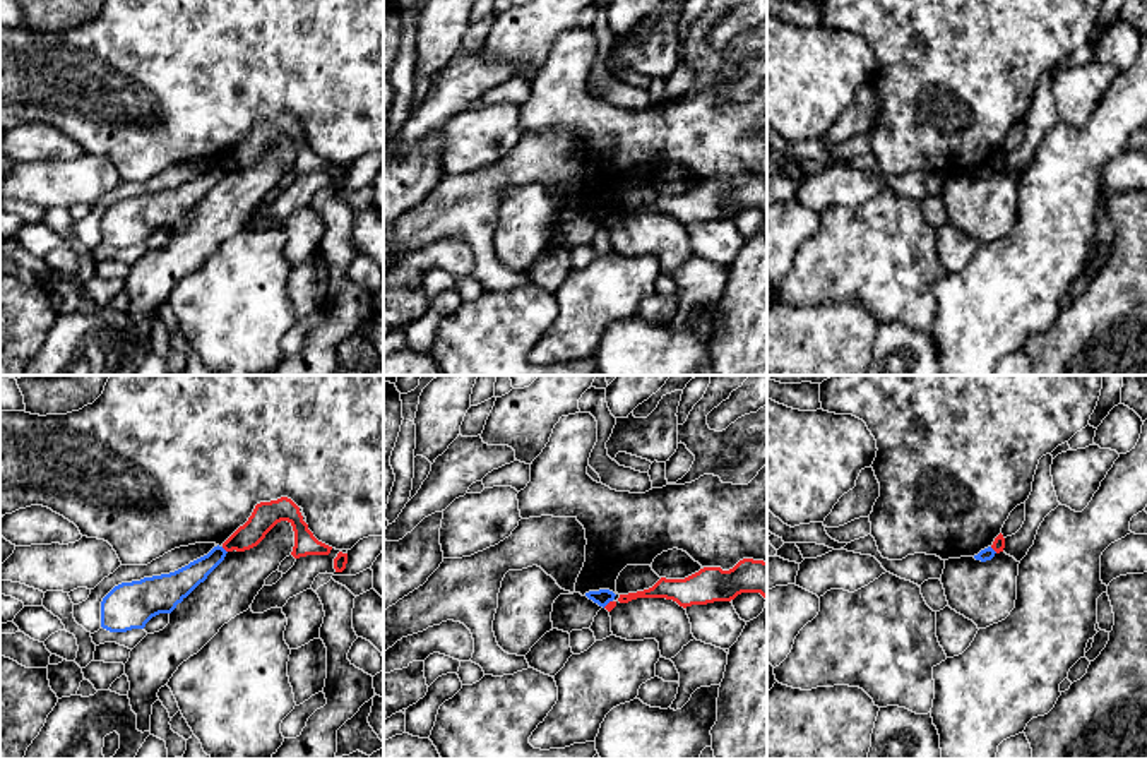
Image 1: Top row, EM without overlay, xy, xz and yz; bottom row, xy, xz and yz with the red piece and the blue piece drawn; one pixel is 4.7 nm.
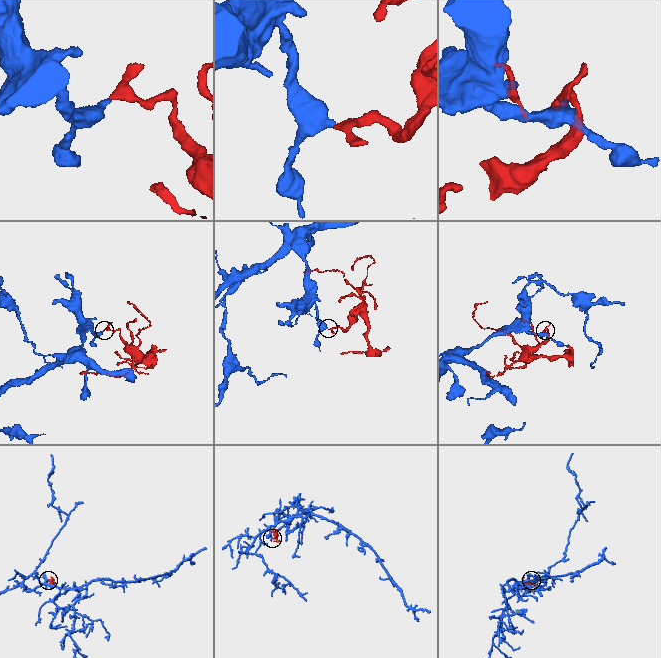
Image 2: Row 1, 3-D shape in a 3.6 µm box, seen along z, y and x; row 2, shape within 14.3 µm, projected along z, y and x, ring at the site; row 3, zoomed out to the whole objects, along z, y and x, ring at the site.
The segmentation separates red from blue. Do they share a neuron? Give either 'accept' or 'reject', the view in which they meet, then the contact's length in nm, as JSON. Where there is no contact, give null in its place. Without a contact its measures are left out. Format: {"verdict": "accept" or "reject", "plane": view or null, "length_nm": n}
{"verdict": "reject", "plane": "yz", "length_nm": 50}

